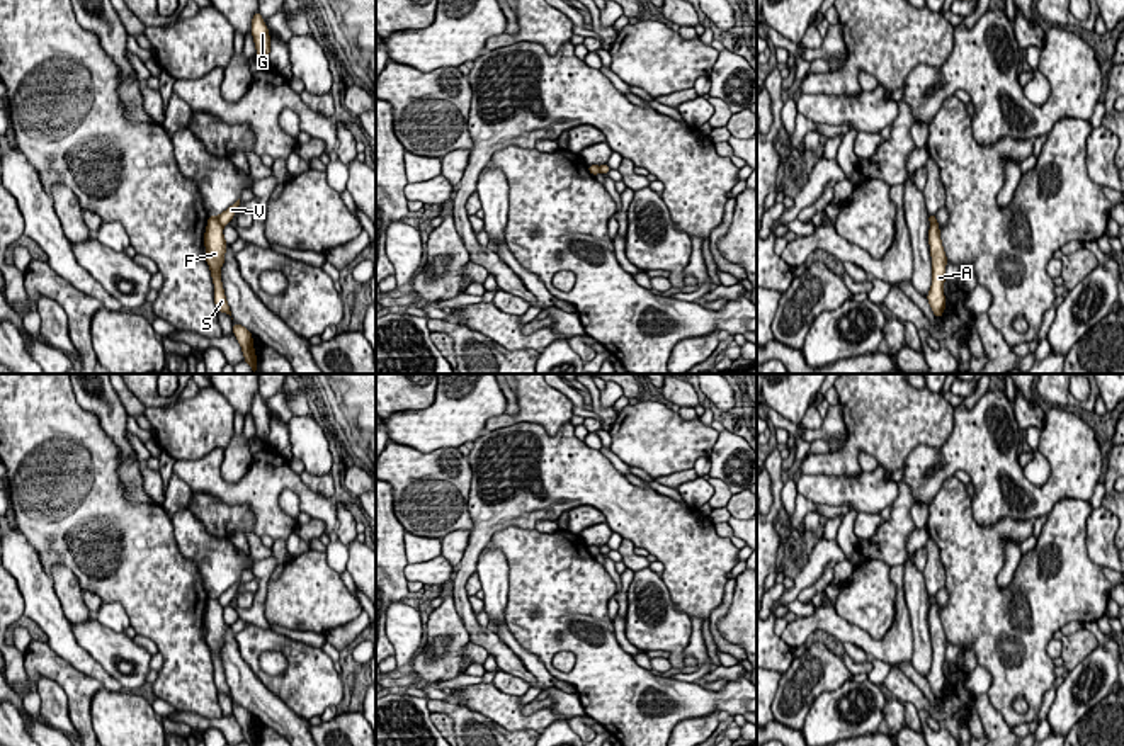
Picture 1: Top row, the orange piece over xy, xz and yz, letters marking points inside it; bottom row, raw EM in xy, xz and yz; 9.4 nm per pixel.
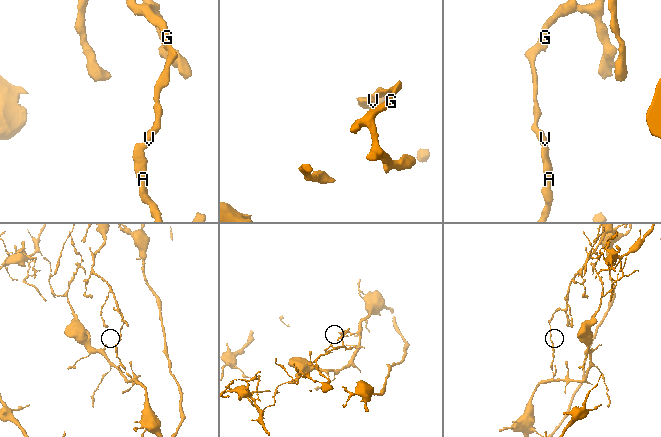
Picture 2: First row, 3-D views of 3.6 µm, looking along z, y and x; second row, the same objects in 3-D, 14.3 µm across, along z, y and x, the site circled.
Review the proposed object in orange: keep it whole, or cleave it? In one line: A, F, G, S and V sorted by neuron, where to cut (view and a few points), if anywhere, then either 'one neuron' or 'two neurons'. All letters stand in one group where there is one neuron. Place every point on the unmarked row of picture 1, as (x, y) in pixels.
A F S / G V | xy (215, 597), (221, 607) | two neurons

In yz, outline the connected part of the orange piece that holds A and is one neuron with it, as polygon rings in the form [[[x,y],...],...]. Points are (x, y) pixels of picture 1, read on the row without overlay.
[[[939,603],[930,605],[928,625],[930,625],[934,656],[932,656],[932,666],[930,666],[930,673],[927,675],[927,680],[934,695],[940,698],[945,690],[944,663],[945,663],[947,637],[940,620]]]

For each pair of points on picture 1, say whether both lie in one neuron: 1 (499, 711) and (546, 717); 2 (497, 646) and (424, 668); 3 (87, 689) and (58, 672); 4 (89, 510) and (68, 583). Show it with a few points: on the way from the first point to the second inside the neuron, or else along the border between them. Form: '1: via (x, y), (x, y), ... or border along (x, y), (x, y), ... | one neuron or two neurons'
1: via (510, 717), (514, 721), (534, 721) | one neuron
2: border along (453, 604), (471, 639) | two neurons
3: via (80, 689), (65, 675) | one neuron
4: border along (48, 570), (63, 565), (82, 592) | two neurons

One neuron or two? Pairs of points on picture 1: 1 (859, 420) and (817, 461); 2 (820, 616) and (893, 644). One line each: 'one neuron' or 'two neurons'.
1: one neuron
2: one neuron

